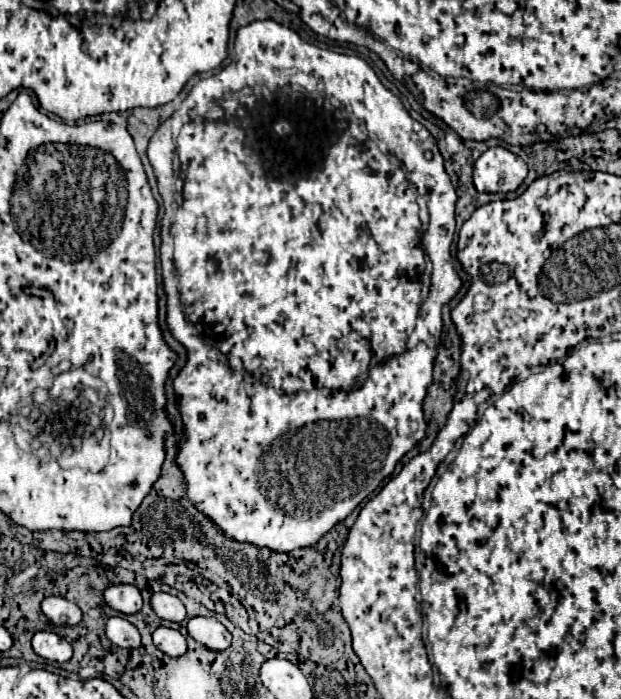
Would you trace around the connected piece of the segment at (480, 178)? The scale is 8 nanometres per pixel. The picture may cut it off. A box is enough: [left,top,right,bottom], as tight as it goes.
[474,147,528,193]

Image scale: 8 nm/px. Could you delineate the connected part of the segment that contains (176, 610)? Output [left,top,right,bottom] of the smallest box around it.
[150,593,186,623]

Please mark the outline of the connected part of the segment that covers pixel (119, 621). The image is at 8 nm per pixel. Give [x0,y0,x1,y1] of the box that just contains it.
[106,617,142,649]

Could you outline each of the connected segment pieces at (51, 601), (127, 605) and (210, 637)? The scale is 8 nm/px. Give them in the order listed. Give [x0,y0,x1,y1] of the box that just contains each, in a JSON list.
[[42,597,82,625],[104,585,142,615],[188,617,232,651]]

